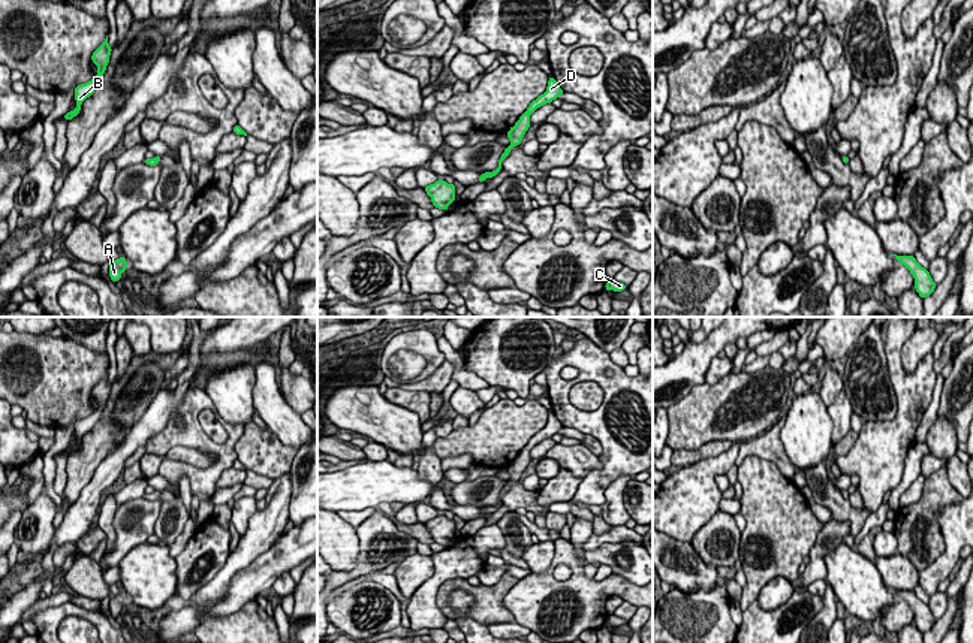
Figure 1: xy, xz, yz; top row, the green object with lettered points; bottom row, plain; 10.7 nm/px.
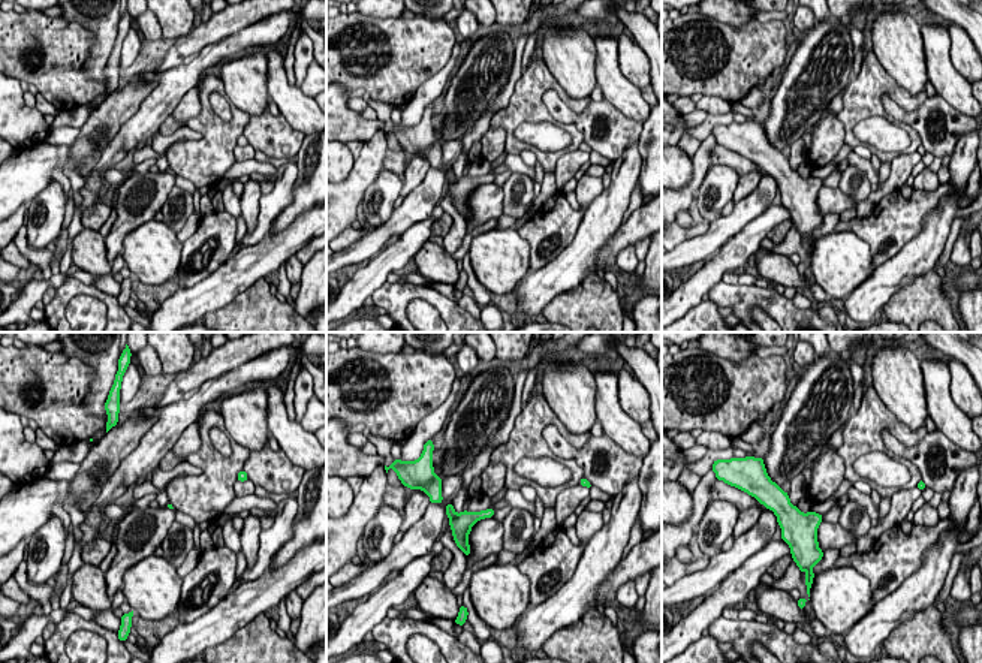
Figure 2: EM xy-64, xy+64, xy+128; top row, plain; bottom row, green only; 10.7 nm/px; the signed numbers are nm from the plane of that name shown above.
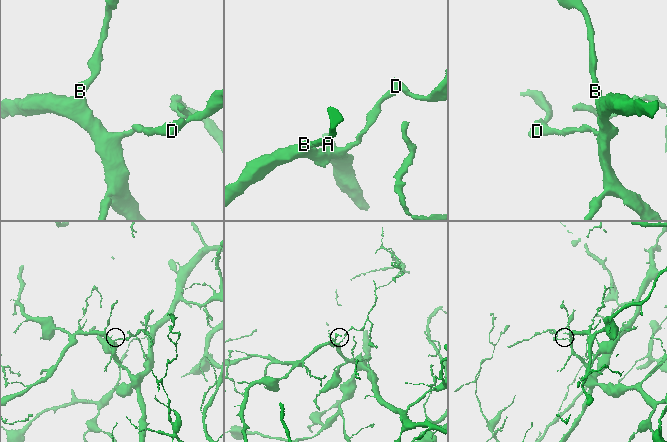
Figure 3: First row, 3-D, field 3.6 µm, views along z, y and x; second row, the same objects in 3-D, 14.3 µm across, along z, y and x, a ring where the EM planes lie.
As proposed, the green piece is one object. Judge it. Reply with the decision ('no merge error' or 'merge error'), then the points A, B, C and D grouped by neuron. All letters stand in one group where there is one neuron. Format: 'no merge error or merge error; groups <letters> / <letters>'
no merge error; groups A B C D

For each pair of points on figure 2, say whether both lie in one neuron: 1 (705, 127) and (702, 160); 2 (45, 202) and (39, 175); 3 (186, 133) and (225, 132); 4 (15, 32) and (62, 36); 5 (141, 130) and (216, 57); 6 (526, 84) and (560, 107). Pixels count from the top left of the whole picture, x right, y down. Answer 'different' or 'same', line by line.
1: different
2: different
3: different
4: same
5: same
6: different

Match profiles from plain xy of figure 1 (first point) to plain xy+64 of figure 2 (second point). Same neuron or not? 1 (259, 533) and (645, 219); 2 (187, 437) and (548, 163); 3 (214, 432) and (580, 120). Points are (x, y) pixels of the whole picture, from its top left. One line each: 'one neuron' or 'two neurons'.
1: two neurons
2: one neuron
3: one neuron

